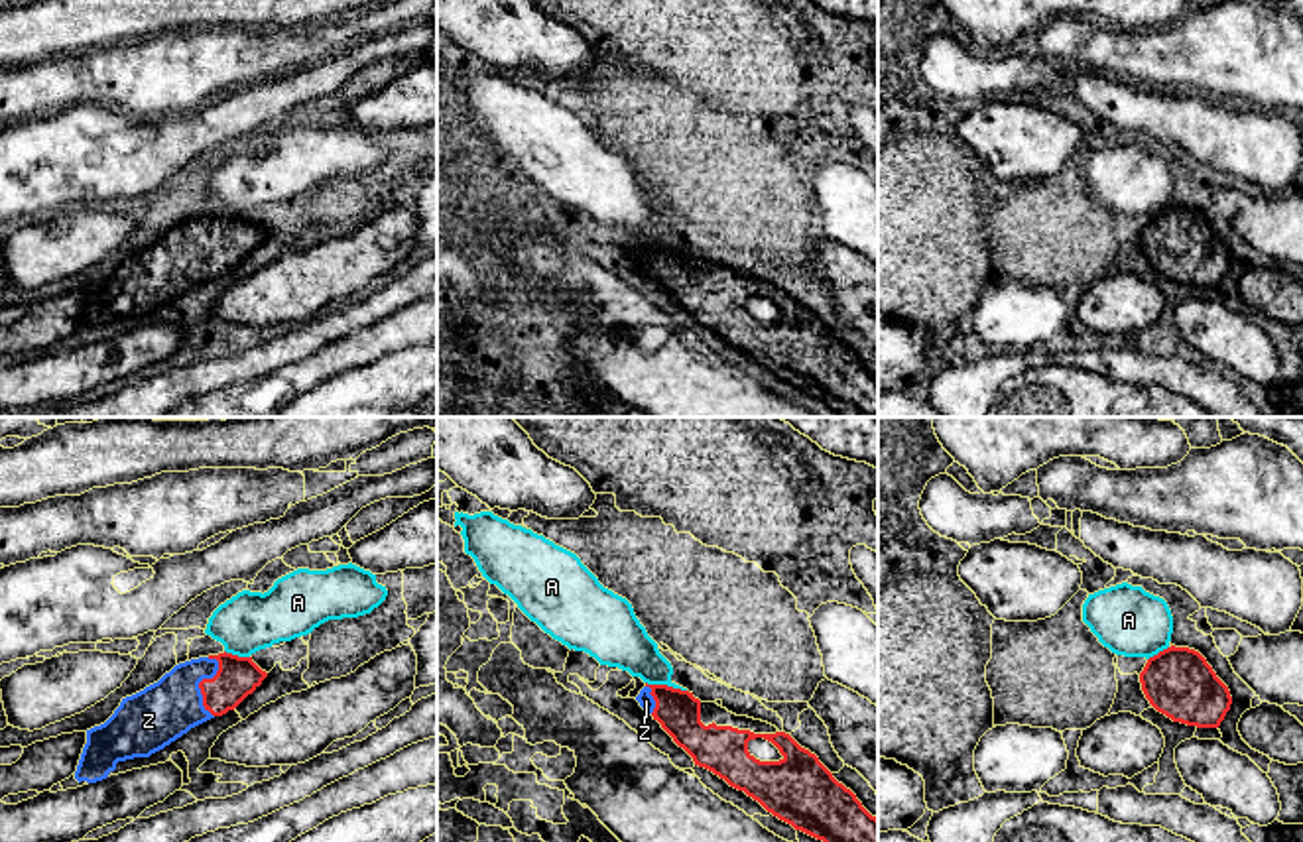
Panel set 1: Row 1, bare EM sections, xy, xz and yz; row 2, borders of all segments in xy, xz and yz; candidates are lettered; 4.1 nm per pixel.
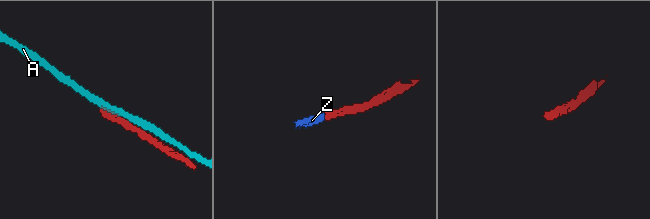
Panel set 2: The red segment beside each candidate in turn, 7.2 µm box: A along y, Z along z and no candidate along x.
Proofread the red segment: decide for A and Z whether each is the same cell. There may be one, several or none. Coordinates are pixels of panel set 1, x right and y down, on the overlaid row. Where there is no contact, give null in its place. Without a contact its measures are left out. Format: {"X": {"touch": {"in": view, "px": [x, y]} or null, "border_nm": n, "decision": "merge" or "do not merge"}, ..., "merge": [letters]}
{"A": {"touch": {"in": "xz", "px": [666, 685]}, "border_nm": 170, "decision": "do not merge"}, "Z": {"touch": {"in": "xy", "px": [201, 681]}, "border_nm": 240, "decision": "merge"}, "merge": ["Z"]}

